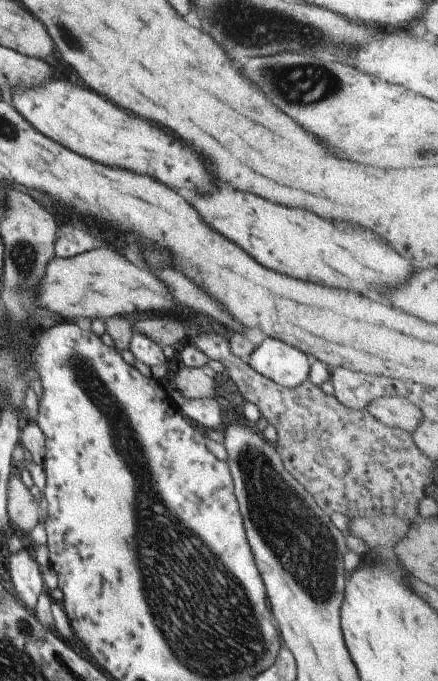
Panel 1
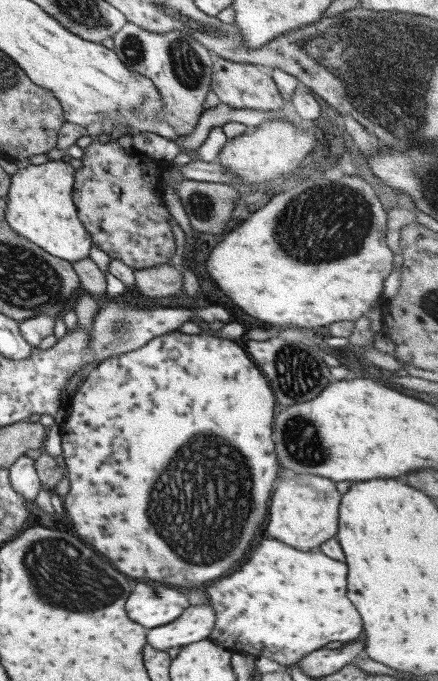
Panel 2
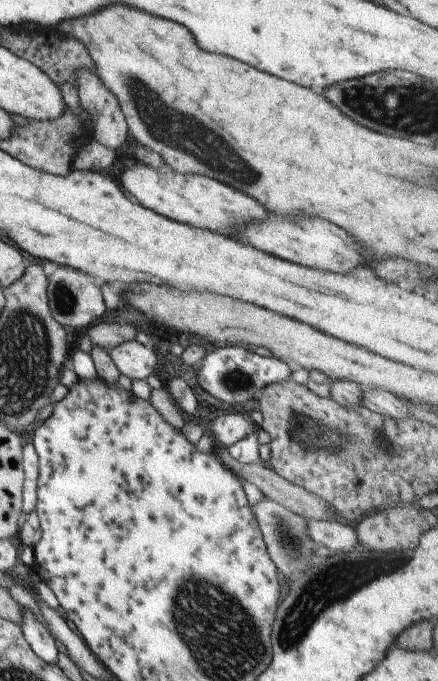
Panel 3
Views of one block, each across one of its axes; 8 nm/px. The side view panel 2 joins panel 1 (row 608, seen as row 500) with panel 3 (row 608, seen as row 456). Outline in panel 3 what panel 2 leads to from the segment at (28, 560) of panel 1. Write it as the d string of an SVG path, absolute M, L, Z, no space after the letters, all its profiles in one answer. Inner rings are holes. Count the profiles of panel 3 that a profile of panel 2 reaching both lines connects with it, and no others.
M22 607L21 610L23 611L21 627L31 649L44 662L56 665L59 652L56 639L30 609Z

